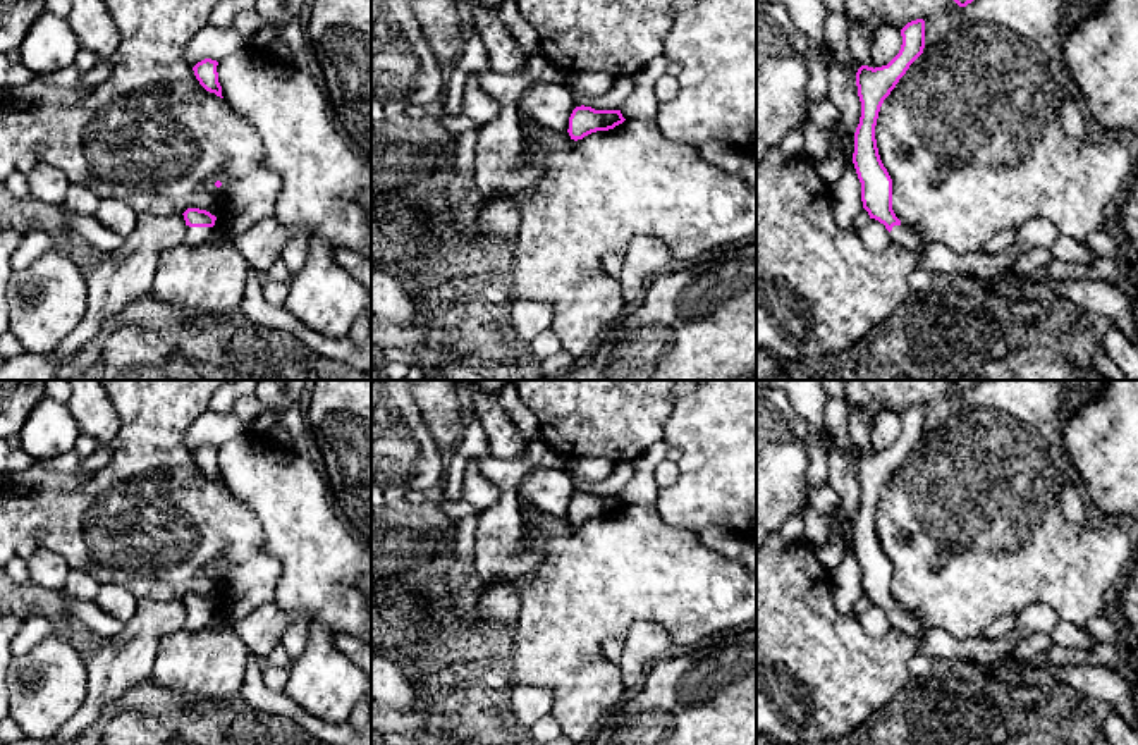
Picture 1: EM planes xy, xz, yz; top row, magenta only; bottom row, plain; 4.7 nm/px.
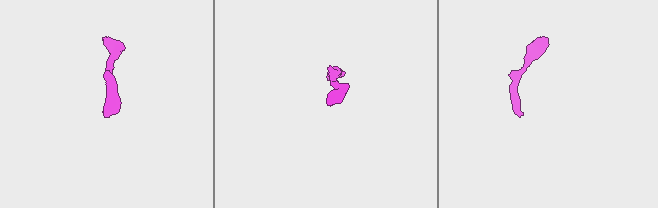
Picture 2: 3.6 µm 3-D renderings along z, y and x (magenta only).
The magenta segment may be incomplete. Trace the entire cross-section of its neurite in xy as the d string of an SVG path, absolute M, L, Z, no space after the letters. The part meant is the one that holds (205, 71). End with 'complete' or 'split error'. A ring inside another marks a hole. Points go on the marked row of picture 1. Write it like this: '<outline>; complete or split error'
M205 58L205 60L198 62L193 67L193 71L194 71L196 79L206 91L215 93L217 96L223 98L222 86L218 83L217 65L218 65L217 60Z; complete

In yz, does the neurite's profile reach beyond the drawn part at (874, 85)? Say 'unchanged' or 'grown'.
grown

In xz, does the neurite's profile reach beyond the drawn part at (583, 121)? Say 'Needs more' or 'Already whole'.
Already whole

